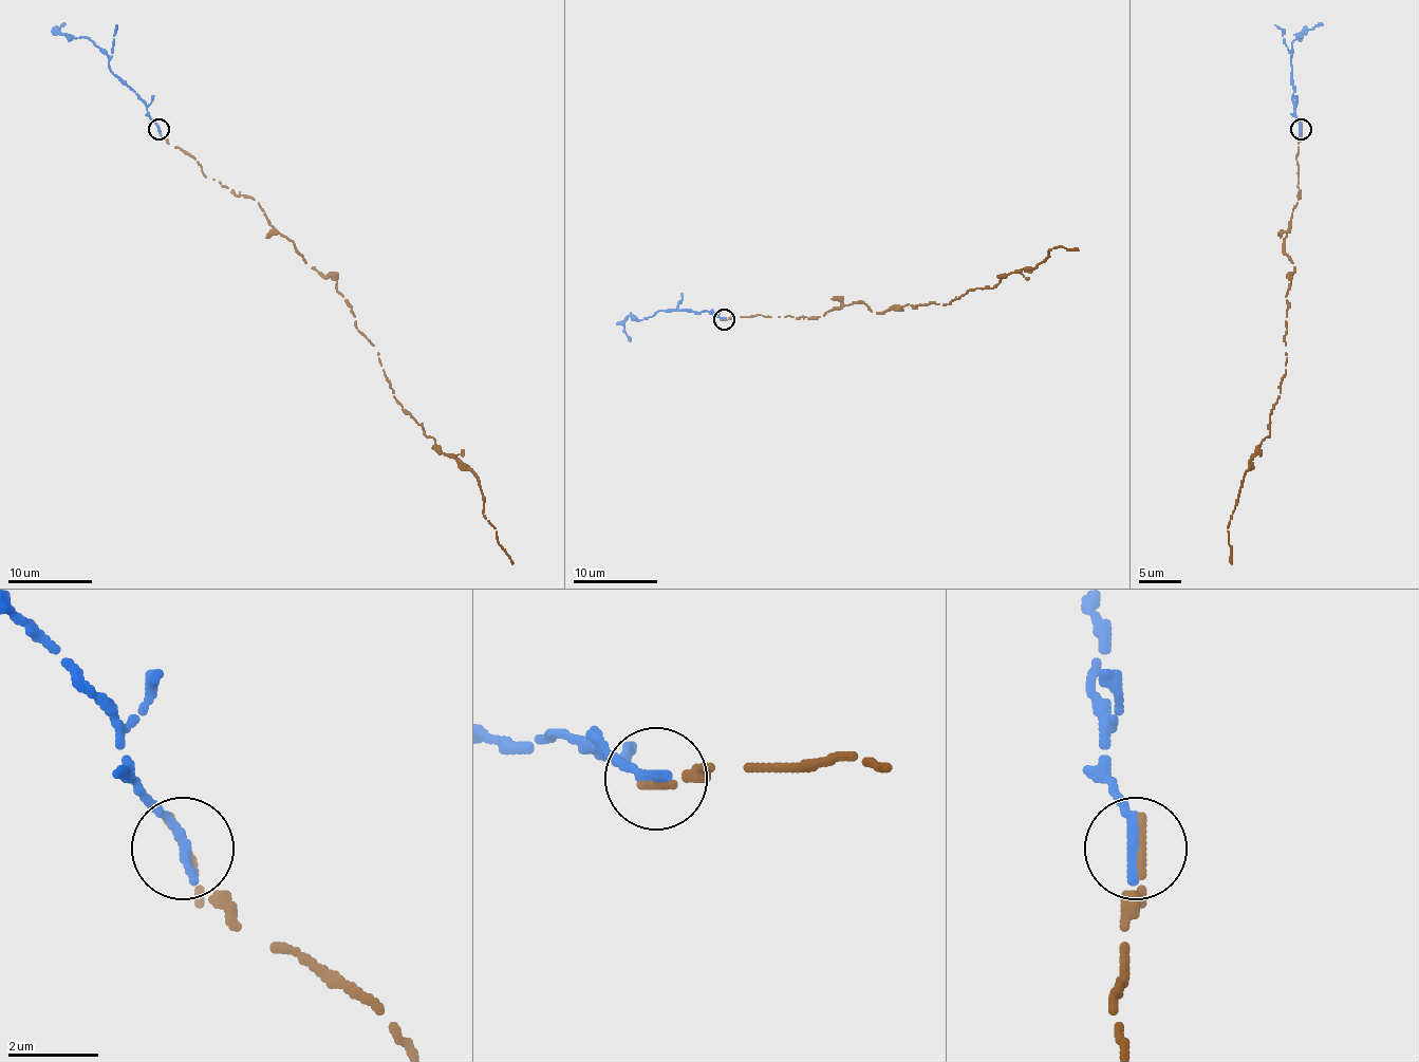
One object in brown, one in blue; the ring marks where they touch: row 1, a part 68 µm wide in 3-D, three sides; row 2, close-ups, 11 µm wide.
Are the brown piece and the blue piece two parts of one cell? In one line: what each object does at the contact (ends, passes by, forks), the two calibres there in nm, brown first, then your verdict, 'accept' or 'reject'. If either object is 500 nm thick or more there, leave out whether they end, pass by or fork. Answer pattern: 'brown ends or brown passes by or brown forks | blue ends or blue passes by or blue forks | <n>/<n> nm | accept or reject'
brown ends | blue ends | 200/320 nm | accept

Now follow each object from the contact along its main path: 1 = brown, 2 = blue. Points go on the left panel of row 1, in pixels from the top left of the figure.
1: (159, 129), (205, 178), (251, 197), (336, 281), (393, 397), (473, 473), (482, 514), (511, 564)
2: (159, 129), (142, 99), (110, 70), (108, 57), (85, 36), (68, 38), (59, 30), (66, 23)

